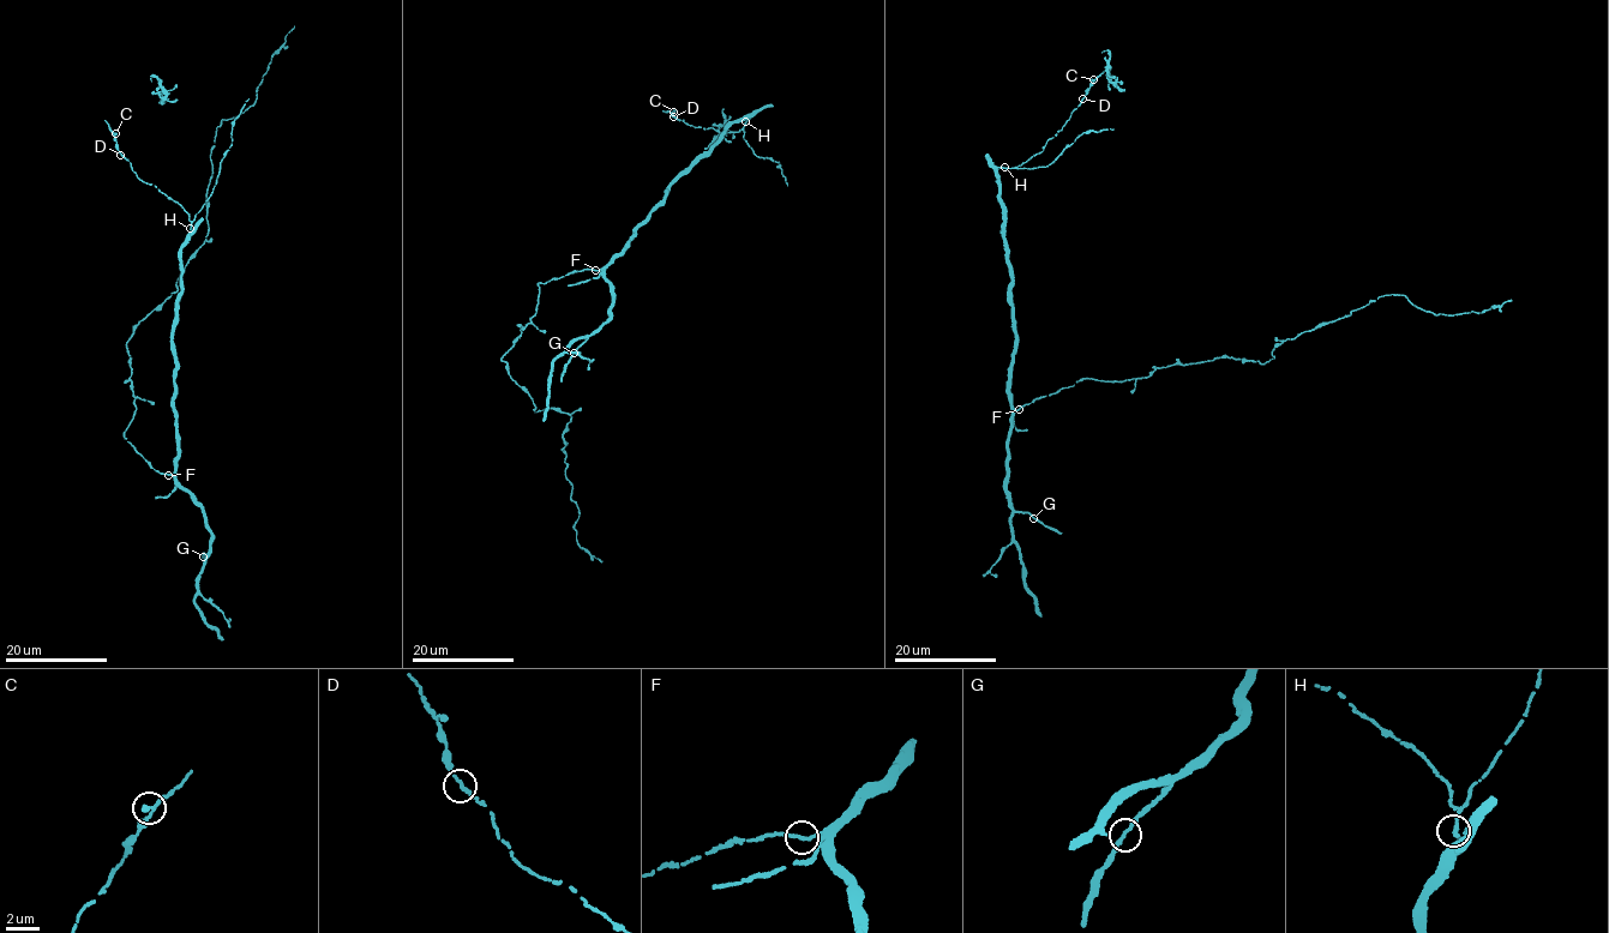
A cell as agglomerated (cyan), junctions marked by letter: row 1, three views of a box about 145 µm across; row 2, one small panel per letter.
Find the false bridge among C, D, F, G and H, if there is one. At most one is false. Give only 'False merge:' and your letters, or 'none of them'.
False merge: none of them

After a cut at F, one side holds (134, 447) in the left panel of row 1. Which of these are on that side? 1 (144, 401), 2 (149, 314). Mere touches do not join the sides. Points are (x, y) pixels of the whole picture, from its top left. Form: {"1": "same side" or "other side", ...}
{"1": "same side", "2": "same side"}

